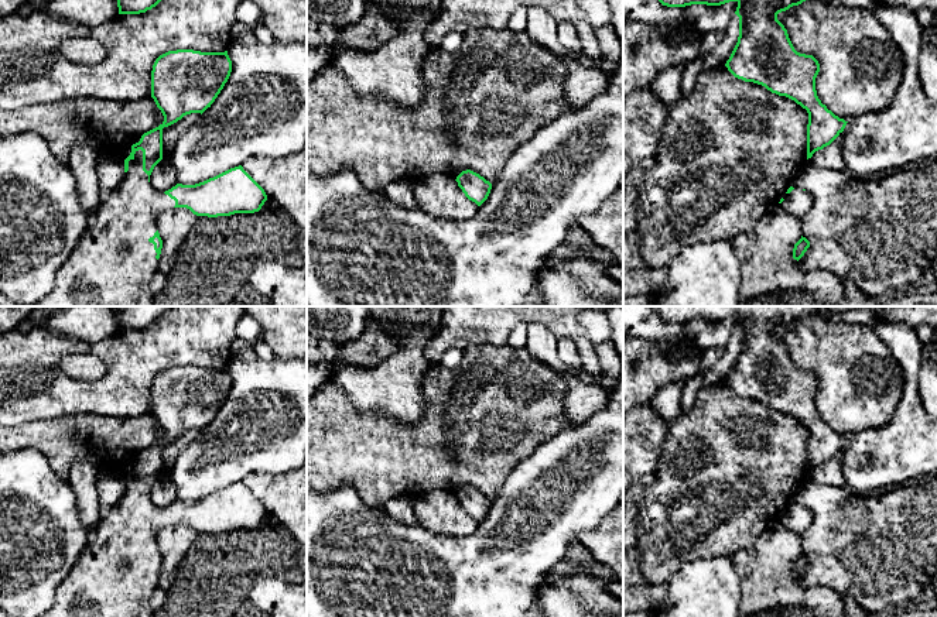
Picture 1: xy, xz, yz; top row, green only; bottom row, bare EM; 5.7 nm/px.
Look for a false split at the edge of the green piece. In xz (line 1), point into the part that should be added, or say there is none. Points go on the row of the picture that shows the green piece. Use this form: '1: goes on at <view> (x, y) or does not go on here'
1: does not go on here

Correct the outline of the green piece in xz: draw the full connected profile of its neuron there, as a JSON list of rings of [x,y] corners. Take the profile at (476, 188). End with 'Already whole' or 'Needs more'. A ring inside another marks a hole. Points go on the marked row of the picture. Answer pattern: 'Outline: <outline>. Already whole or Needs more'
Outline: [[[471,169],[462,171],[455,181],[465,196],[478,206],[488,199],[492,189],[492,184],[489,181]]]. Already whole

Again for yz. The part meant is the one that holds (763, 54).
Outline: [[[659,0],[667,7],[685,7],[691,4],[721,6],[736,1],[735,14],[739,17],[738,42],[725,66],[738,79],[765,86],[772,93],[786,96],[800,104],[808,113],[807,124],[807,160],[824,147],[830,145],[845,128],[844,119],[835,116],[817,96],[815,78],[820,64],[813,55],[794,49],[787,30],[777,20],[777,14],[798,6],[806,0]]]. Already whole

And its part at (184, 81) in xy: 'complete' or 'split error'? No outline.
split error

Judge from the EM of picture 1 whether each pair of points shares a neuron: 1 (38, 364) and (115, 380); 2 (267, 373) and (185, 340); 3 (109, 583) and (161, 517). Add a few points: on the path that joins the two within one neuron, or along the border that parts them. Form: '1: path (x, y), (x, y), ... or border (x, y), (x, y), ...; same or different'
1: path (57, 383), (64, 390), (96, 390); same
2: border (233, 357), (226, 366); different
3: path (115, 566), (122, 552), (144, 530); same

